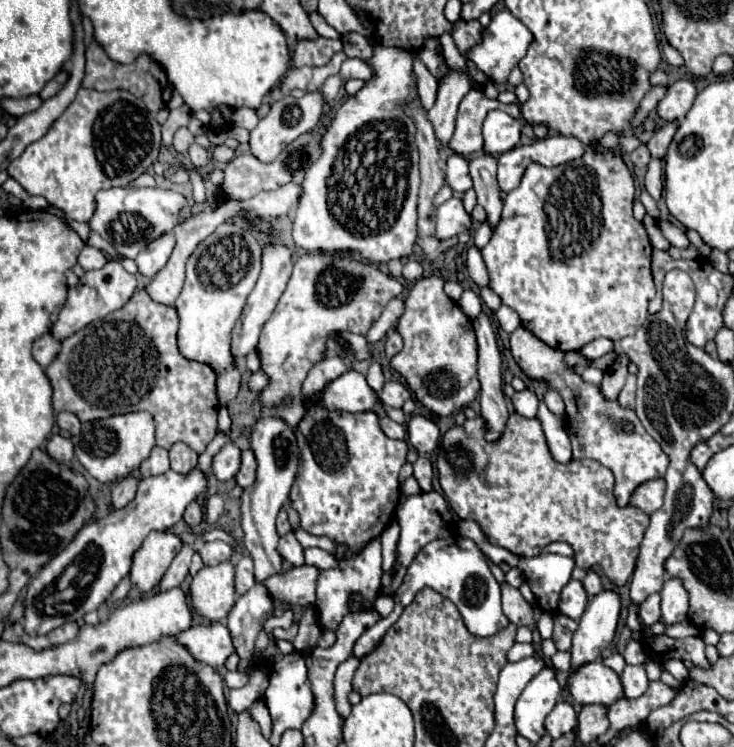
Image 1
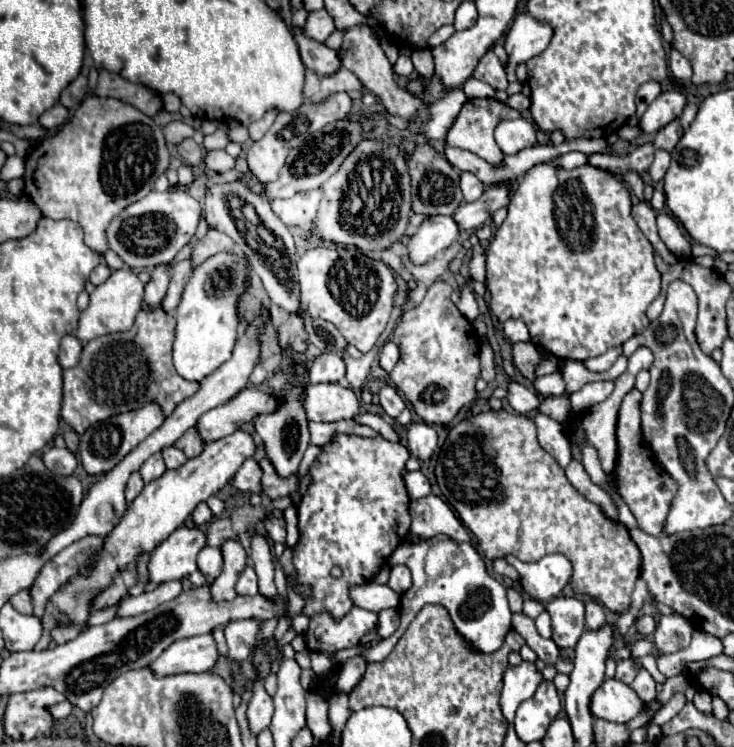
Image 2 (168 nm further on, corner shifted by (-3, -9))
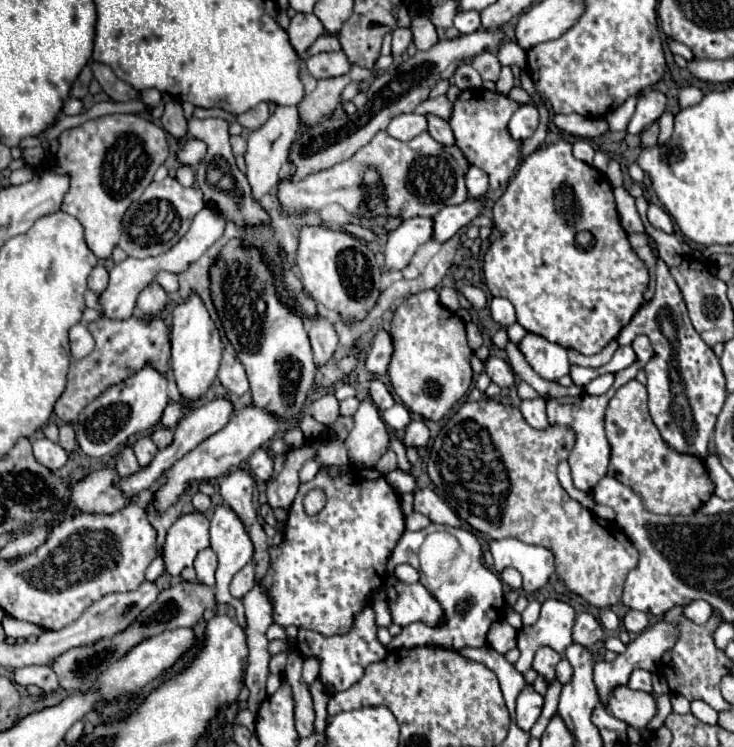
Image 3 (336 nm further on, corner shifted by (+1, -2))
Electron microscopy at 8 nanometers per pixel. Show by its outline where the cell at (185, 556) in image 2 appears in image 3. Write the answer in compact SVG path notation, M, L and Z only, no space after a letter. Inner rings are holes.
M200 511L182 515L168 531L164 543L164 565L170 575L180 575L184 567L192 567L198 551L210 545L208 519Z

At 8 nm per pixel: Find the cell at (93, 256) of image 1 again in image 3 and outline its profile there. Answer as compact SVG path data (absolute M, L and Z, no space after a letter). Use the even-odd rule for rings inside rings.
M98 263L98 265L94 267L94 271L90 273L90 277L88 277L88 287L90 287L90 291L94 291L96 295L102 295L104 289L108 287L108 271L106 271L106 267L104 267L102 263Z

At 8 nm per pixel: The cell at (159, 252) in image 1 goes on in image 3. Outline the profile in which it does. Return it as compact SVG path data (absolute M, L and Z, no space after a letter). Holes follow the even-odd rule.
M150 283L150 285L138 295L138 305L136 305L136 307L138 307L144 315L156 317L160 311L166 309L166 303L168 303L166 291L164 291L158 283Z

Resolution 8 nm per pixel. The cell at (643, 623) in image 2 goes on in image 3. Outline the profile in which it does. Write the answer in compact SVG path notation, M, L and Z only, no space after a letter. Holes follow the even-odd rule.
M630 609L630 611L624 615L622 623L624 623L626 631L630 631L630 633L642 633L642 631L648 627L648 615L642 613L642 611Z

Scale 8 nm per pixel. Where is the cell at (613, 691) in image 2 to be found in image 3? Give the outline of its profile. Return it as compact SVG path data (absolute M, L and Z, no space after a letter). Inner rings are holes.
M618 687L614 689L608 701L608 711L620 721L642 731L648 727L648 723L656 715L656 699L644 691L632 691L630 687Z

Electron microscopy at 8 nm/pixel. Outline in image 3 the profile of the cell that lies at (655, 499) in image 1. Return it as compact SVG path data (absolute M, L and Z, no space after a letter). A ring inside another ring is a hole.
M636 379L620 387L610 399L606 409L606 437L612 447L608 475L638 493L648 511L660 515L692 515L712 497L714 487L706 467L702 467L704 461L694 455L678 453L664 443L648 415L646 387Z

